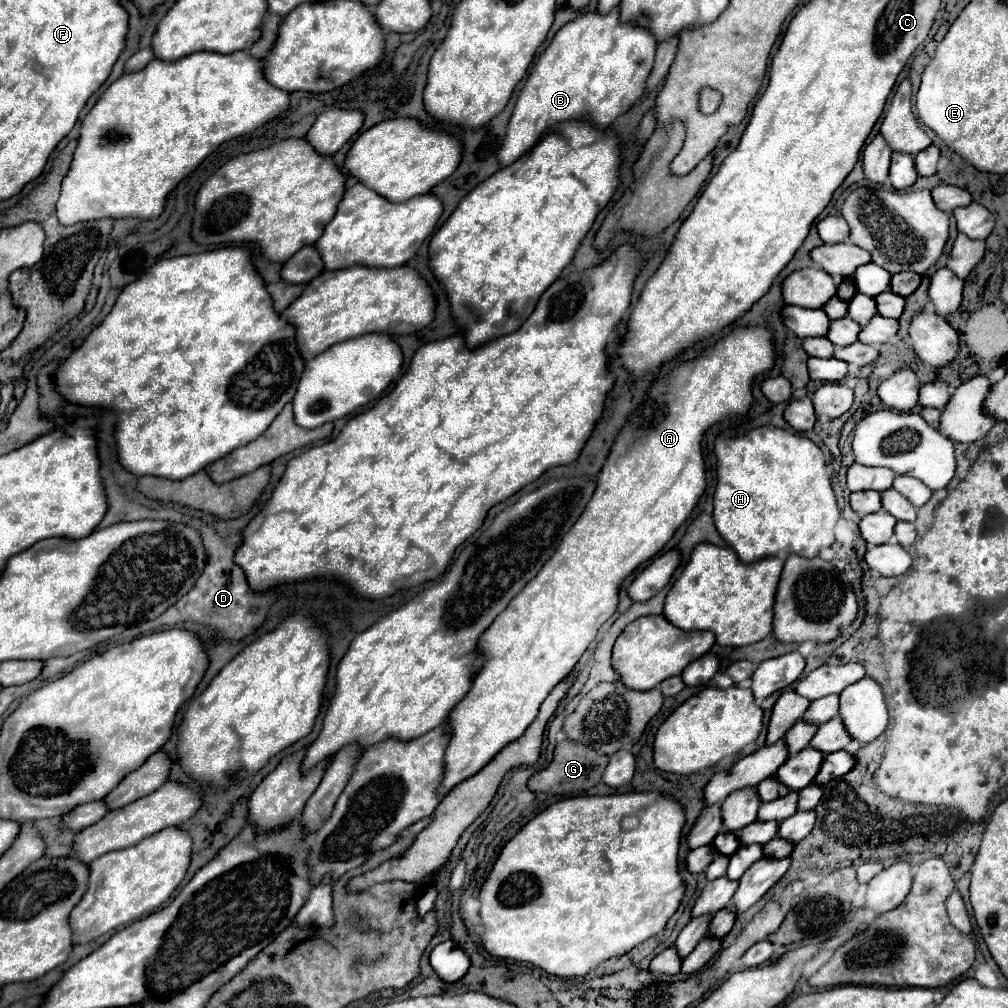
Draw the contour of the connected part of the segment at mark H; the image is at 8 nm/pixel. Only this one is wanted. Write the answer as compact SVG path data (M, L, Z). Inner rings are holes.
M762 425L740 437L718 437L714 441L714 455L718 459L714 523L726 545L736 551L740 561L752 563L770 555L792 553L800 557L816 557L822 547L830 547L834 543L834 525L840 517L840 509L834 503L824 453L808 437L792 429Z

